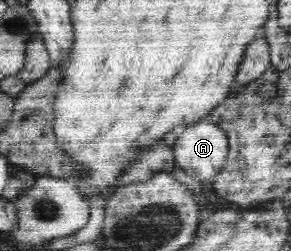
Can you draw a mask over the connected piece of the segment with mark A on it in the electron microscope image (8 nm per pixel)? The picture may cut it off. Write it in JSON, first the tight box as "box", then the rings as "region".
{"box":[173,123,228,186],"region":[[[197,123],[187,127],[173,145],[176,165],[208,186],[223,169],[228,153],[227,133],[214,123]]]}

